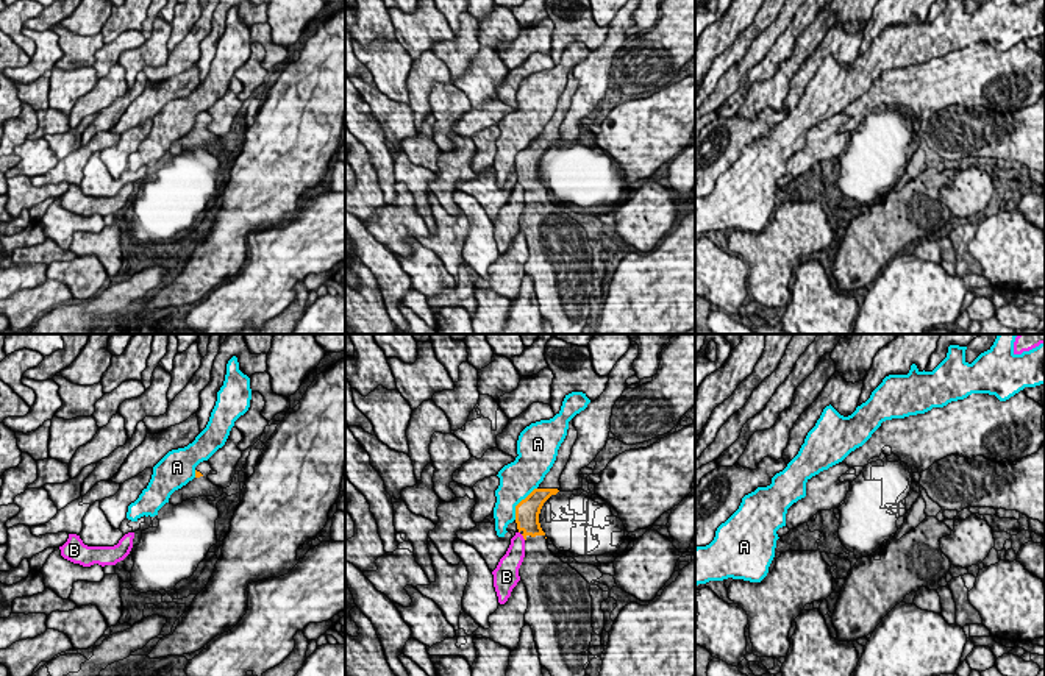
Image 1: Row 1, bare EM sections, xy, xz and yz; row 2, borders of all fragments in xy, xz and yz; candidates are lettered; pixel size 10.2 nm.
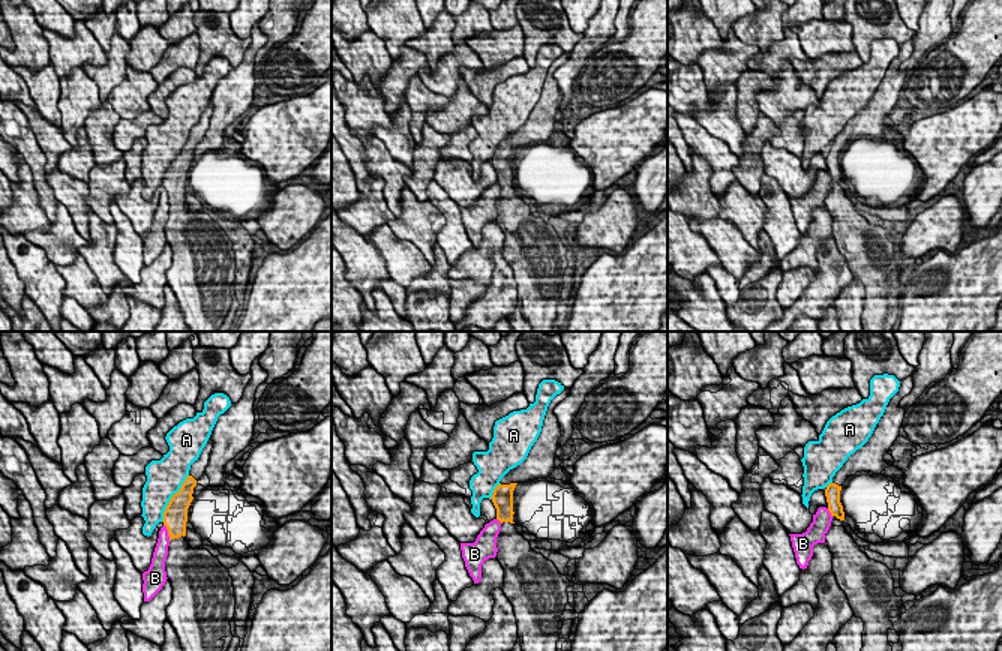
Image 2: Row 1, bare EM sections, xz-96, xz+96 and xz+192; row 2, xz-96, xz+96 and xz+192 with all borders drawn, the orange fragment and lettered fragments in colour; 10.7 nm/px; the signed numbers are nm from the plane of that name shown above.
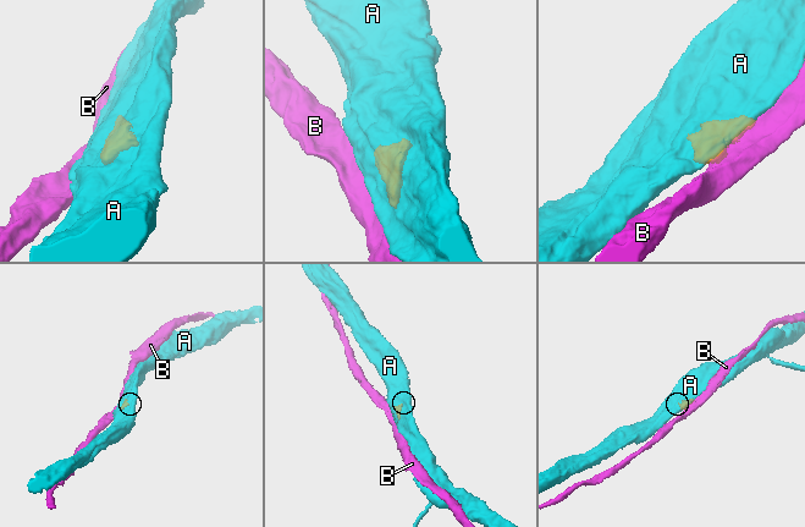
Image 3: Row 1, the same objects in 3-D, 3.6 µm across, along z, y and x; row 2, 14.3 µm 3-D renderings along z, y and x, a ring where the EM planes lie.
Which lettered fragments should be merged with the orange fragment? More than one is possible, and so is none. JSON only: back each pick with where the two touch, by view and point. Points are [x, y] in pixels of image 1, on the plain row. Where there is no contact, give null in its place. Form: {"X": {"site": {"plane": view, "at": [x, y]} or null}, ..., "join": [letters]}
{"join": []}

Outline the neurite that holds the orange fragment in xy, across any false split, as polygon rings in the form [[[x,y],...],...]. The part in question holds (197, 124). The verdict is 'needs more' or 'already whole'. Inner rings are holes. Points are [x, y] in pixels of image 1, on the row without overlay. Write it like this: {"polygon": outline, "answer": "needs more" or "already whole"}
{"polygon": [[[203,111],[195,117],[195,128],[189,131],[186,136],[181,139],[175,141],[169,153],[177,156],[181,155],[186,150],[191,148],[198,148],[198,147],[214,147],[219,148],[223,144],[222,137],[214,136],[209,130],[208,125],[211,123],[211,114]]], "answer": "needs more"}

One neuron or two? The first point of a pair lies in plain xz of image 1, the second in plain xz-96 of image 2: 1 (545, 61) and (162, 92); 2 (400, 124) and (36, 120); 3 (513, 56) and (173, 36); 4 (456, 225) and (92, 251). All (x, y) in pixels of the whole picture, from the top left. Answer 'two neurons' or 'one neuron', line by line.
1: one neuron
2: one neuron
3: two neurons
4: one neuron

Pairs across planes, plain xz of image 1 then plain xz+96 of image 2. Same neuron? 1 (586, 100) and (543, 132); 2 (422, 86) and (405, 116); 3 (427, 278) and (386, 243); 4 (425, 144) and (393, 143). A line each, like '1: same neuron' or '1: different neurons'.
1: different neurons
2: different neurons
3: same neuron
4: same neuron

